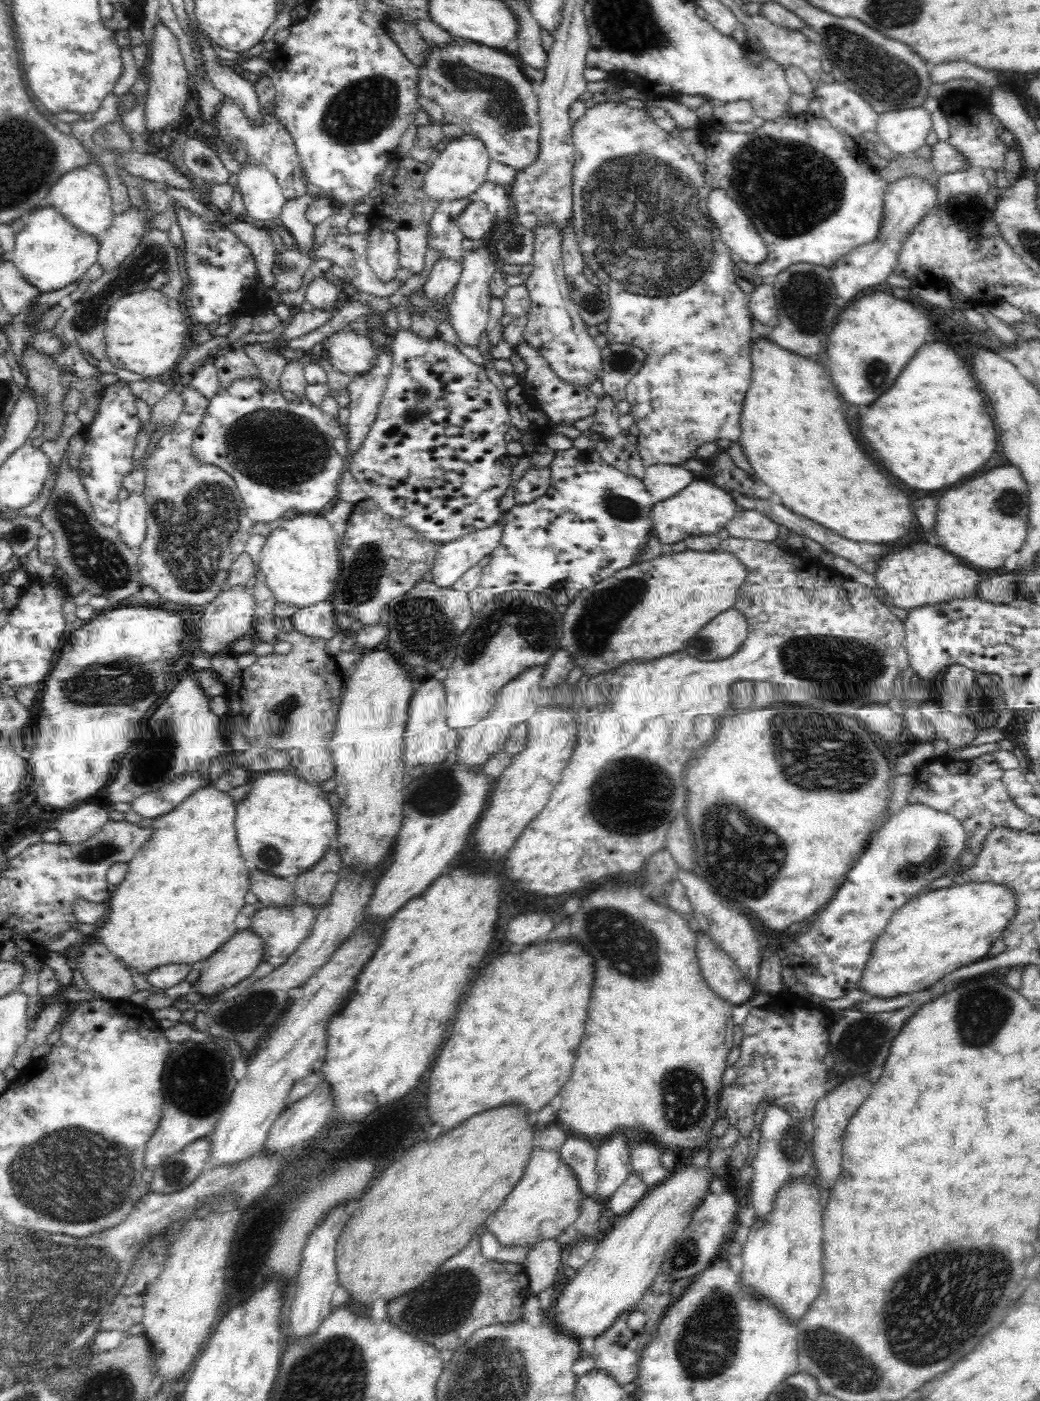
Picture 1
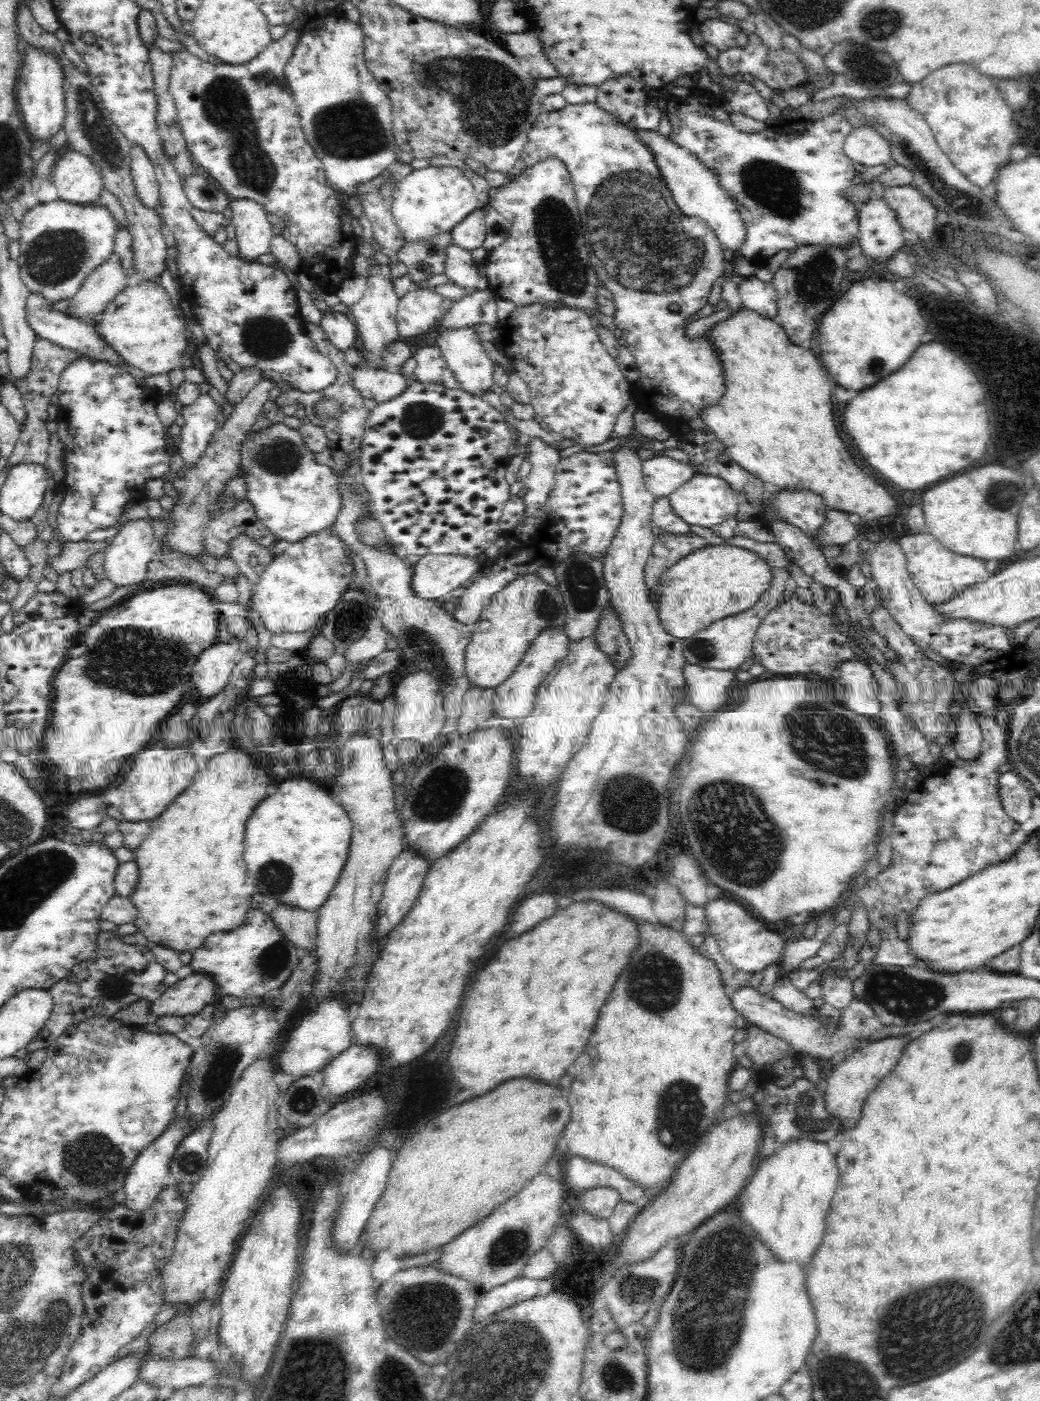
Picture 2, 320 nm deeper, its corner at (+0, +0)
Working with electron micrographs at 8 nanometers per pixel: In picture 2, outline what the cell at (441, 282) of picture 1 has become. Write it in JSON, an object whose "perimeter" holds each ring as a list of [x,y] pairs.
{"perimeter":[[[416,286],[405,288],[403,295],[399,298],[395,318],[399,335],[404,338],[412,338],[412,336],[424,334],[446,314],[450,308],[448,304],[452,304],[452,302],[444,302],[444,297],[437,294],[435,288],[420,289]]]}

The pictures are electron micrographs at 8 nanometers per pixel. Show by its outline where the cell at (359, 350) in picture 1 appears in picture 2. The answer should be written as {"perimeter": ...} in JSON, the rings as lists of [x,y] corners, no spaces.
{"perimeter":[[[360,366],[351,368],[350,377],[364,399],[371,398],[378,404],[402,394],[408,380],[408,376],[400,372],[379,368],[360,369]]]}

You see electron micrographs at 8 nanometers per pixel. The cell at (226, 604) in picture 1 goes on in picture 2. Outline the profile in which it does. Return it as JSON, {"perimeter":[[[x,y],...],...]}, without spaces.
{"perimeter":[[[233,636],[228,642],[217,640],[216,644],[198,656],[192,672],[192,682],[196,684],[198,697],[212,698],[226,688],[238,661],[240,643],[241,640]]]}

